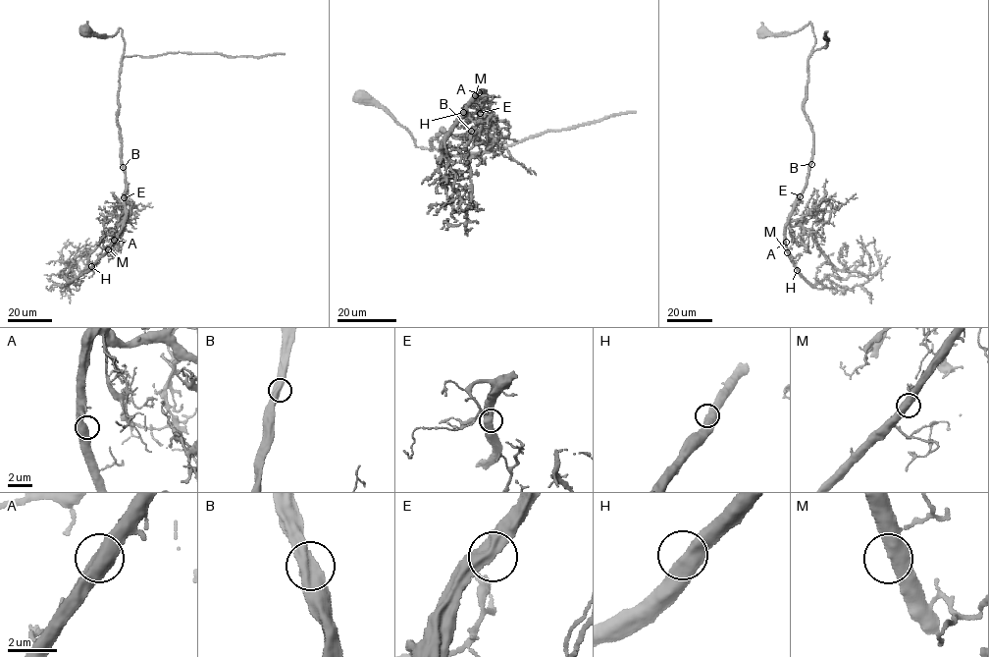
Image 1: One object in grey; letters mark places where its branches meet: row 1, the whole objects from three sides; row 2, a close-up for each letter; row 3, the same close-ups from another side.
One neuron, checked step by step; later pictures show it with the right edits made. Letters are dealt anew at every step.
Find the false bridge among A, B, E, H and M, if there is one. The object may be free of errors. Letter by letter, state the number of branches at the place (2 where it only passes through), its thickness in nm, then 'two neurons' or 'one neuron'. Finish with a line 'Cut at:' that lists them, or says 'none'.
A: branches 2; calibre 500 nm; one neuron
B: branches 2; calibre 550 nm; one neuron
E: branches 2; calibre 550 nm; one neuron
H: branches 2; calibre 500 nm; one neuron
M: branches 2; calibre 600 nm; one neuron
Cut at: none

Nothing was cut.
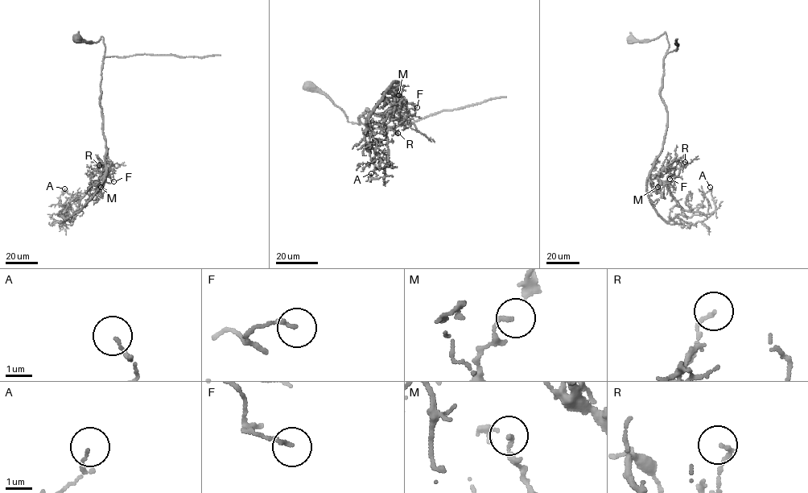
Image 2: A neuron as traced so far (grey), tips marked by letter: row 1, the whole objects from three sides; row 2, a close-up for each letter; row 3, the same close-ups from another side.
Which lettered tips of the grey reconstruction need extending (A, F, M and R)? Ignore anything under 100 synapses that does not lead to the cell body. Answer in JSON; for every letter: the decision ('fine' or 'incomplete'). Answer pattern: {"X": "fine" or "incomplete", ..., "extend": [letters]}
{"A": "fine", "F": "fine", "M": "fine", "R": "fine", "extend": []}

